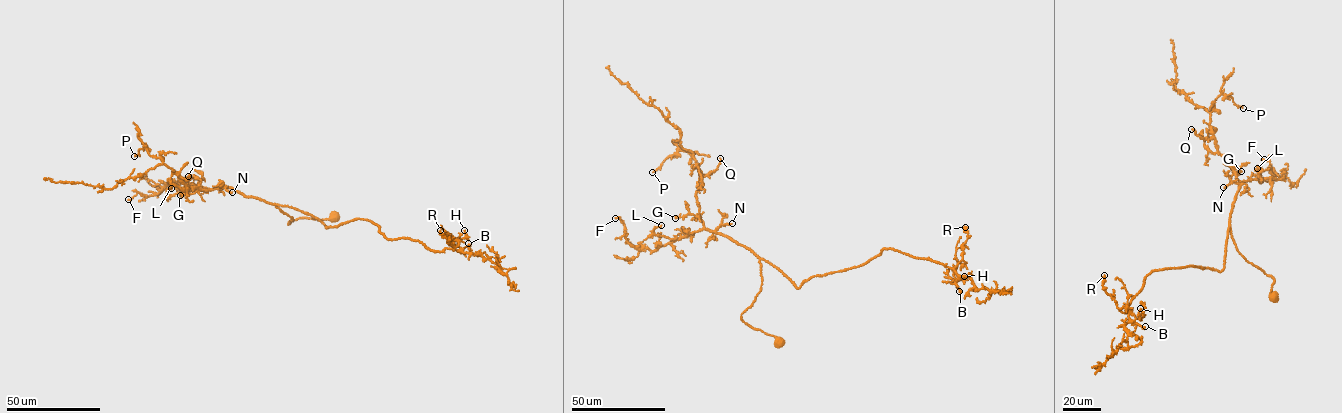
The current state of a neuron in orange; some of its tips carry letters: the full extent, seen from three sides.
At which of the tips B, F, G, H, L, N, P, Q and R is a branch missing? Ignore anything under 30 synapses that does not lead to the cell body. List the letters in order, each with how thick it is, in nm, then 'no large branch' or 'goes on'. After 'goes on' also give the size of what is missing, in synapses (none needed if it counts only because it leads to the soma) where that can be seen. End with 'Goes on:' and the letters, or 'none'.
B: 180 nm thick; no large branch
F: 130 nm thick; no large branch
G: 420 nm thick; no large branch
H: 140 nm thick; no large branch
L: 240 nm thick; no large branch
N: 150 nm thick; no large branch
P: 160 nm thick; no large branch
Q: 150 nm thick; no large branch
R: 180 nm thick; no large branch
Goes on: none

